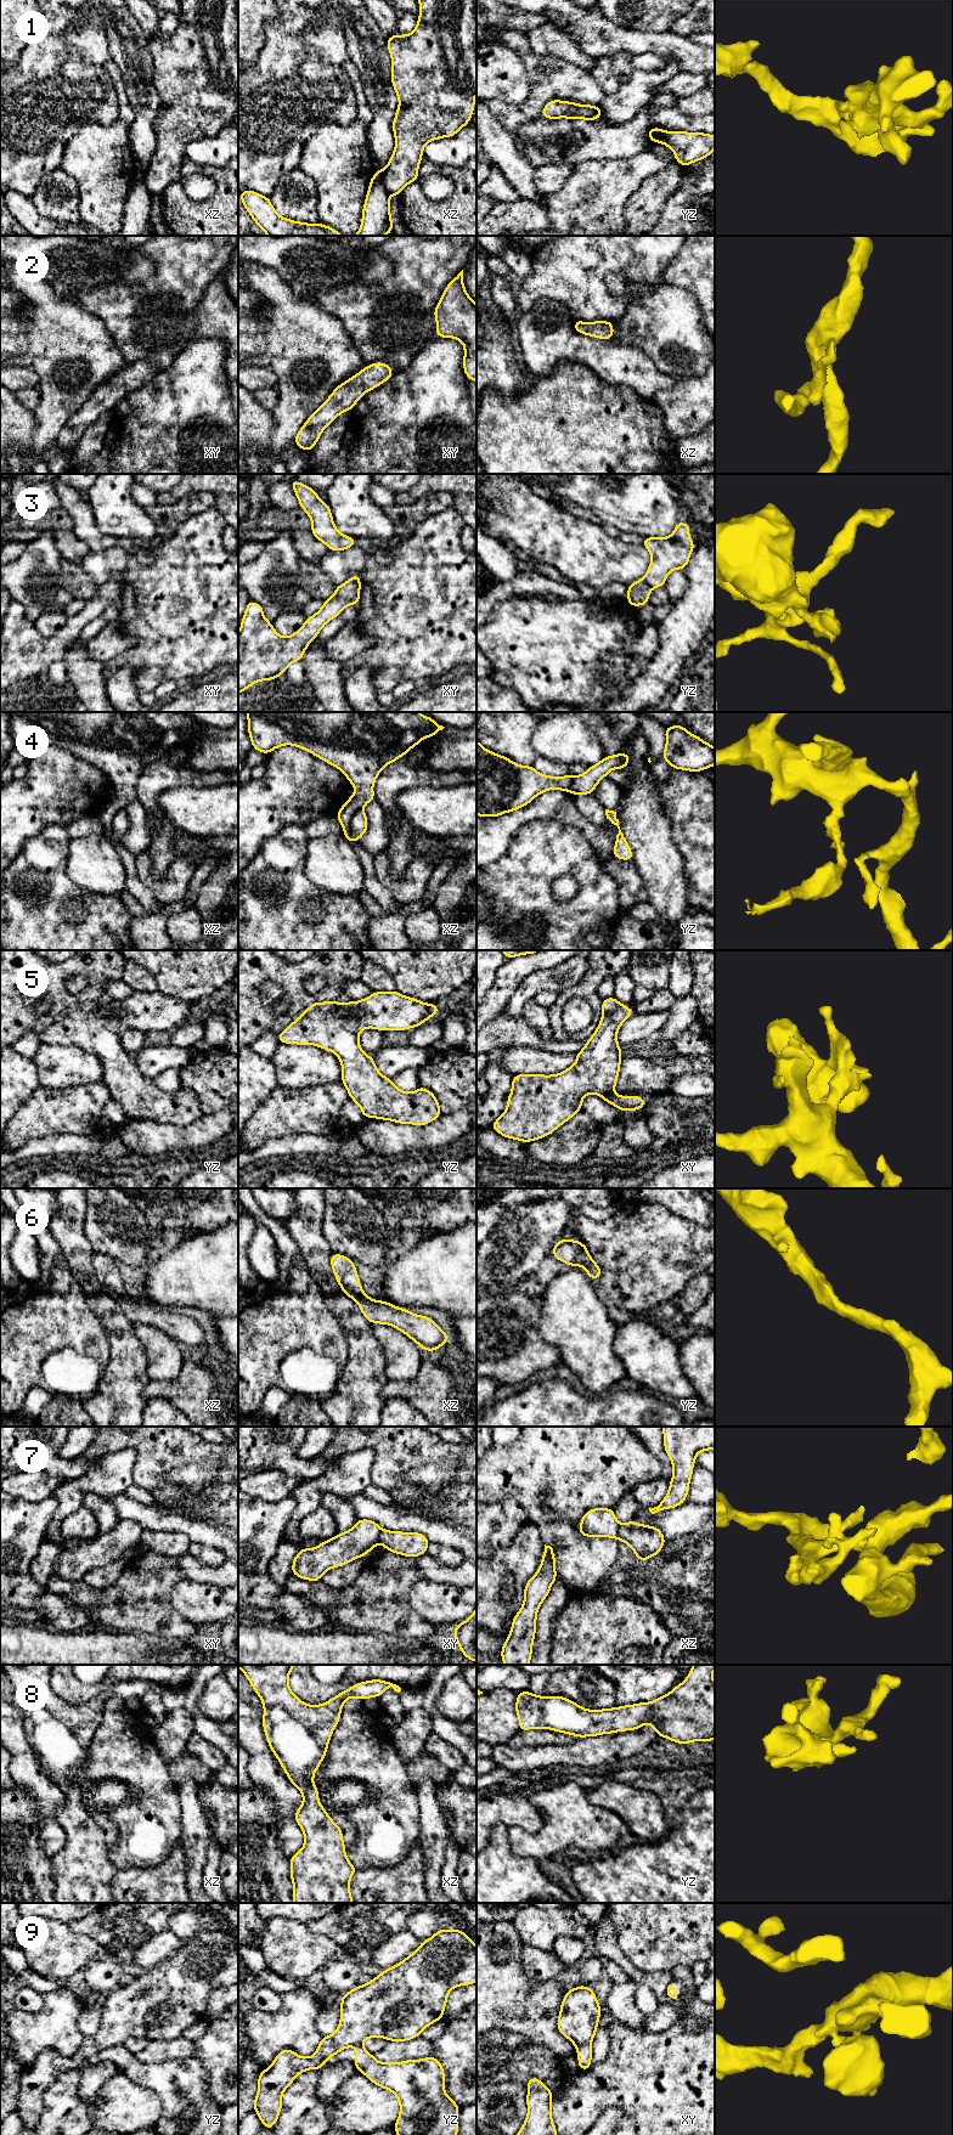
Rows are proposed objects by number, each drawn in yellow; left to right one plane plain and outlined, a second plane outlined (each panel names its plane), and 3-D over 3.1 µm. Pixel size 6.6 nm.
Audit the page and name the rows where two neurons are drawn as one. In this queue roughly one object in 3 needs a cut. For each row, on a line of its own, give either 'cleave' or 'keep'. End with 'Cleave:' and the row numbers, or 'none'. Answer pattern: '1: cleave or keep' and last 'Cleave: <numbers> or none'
1: cleave
2: keep
3: cleave
4: cleave
5: keep
6: keep
7: cleave
8: keep
9: cleave
Cleave: 1, 3, 4, 7, 9

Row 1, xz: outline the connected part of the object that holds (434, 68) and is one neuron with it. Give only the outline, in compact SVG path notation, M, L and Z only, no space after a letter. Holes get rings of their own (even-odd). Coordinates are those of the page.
M418 0L419 18L408 35L388 36L388 51L391 57L391 84L399 98L393 122L395 149L388 165L382 169L383 185L393 196L419 179L418 166L423 147L433 141L455 136L472 120L476 92L476 0Z

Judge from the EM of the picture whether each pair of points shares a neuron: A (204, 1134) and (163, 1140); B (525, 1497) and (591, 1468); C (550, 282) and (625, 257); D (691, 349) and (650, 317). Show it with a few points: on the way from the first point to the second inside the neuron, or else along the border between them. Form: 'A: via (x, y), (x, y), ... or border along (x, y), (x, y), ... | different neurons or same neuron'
A: via (195, 1139), (173, 1140) | same neuron
B: via (541, 1481), (556, 1468), (575, 1468) | same neuron
C: via (568, 269), (571, 269), (579, 261), (607, 260) | same neuron
D: via (681, 342), (660, 321) | same neuron

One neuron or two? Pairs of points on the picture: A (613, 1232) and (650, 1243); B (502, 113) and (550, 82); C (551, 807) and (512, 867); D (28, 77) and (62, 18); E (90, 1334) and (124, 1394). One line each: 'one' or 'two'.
A: one
B: one
C: two
D: one
E: two

